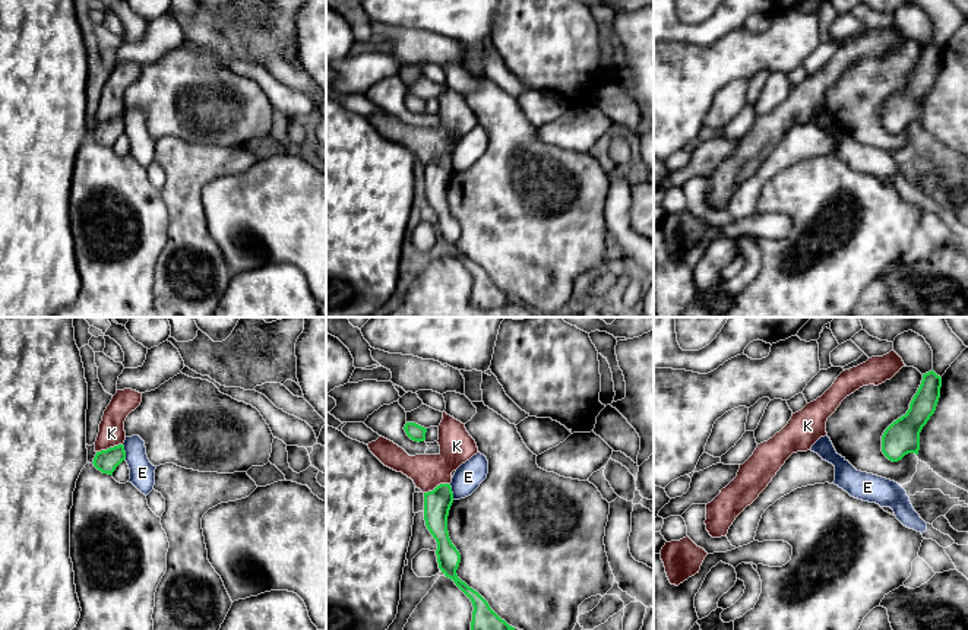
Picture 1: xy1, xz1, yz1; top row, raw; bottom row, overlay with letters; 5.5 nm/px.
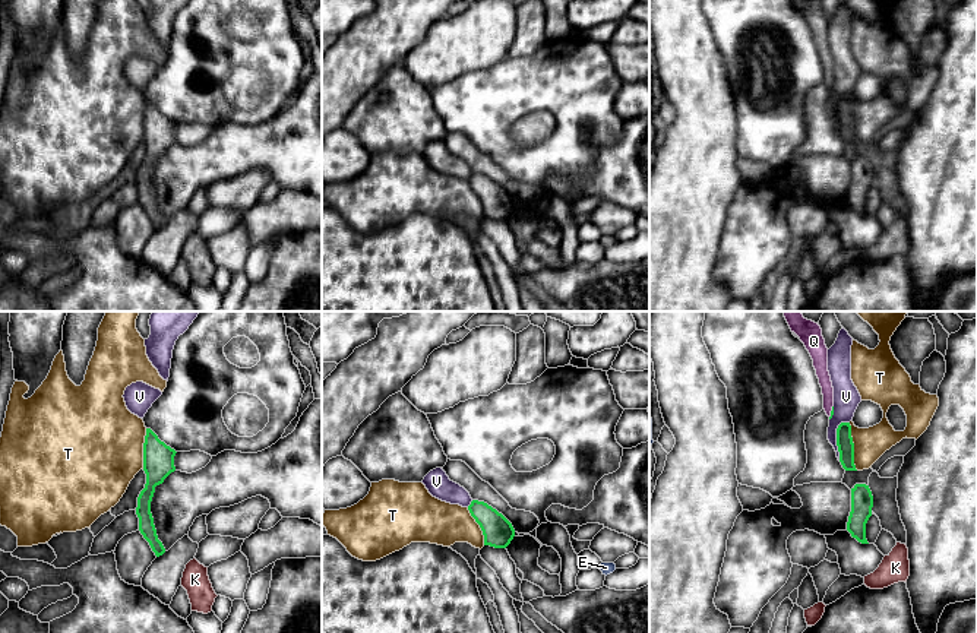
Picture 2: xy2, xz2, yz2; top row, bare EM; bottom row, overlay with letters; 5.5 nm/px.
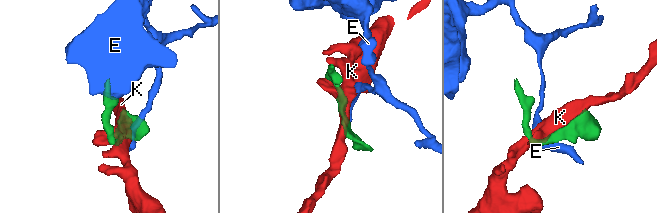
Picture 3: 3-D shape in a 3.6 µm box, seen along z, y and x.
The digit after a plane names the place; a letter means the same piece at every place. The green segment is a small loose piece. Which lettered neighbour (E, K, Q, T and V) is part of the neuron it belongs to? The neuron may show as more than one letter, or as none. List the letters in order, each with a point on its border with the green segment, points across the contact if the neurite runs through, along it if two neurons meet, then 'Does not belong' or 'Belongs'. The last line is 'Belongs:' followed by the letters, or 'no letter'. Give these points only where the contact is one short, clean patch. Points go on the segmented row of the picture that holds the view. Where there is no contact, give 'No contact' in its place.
E: Touches green at xy1 (125, 452). Boundary: xy1 (122, 445), (125, 459). Does not belong
K: Touches green at xy1 (110, 448). Does not belong
Q: Touches green at yz2 (831, 411). Path across: yz2 (832, 407), (831, 411), (821, 367). Belongs
T: Touches green at yz2 (853, 446). Boundary: yz2 (849, 423), (853, 464), (857, 469). Does not belong
V: Touches green at yz2 (837, 437). Boundary: yz2 (849, 421), (843, 421), (837, 429), (840, 459). Does not belong
Belongs: Q

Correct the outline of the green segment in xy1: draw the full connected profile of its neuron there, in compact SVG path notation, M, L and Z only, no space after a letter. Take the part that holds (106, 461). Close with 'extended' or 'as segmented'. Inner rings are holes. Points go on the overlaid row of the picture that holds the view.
M118 444L107 450L97 452L94 466L102 474L113 475L116 468L126 459L124 446Z; as segmented

